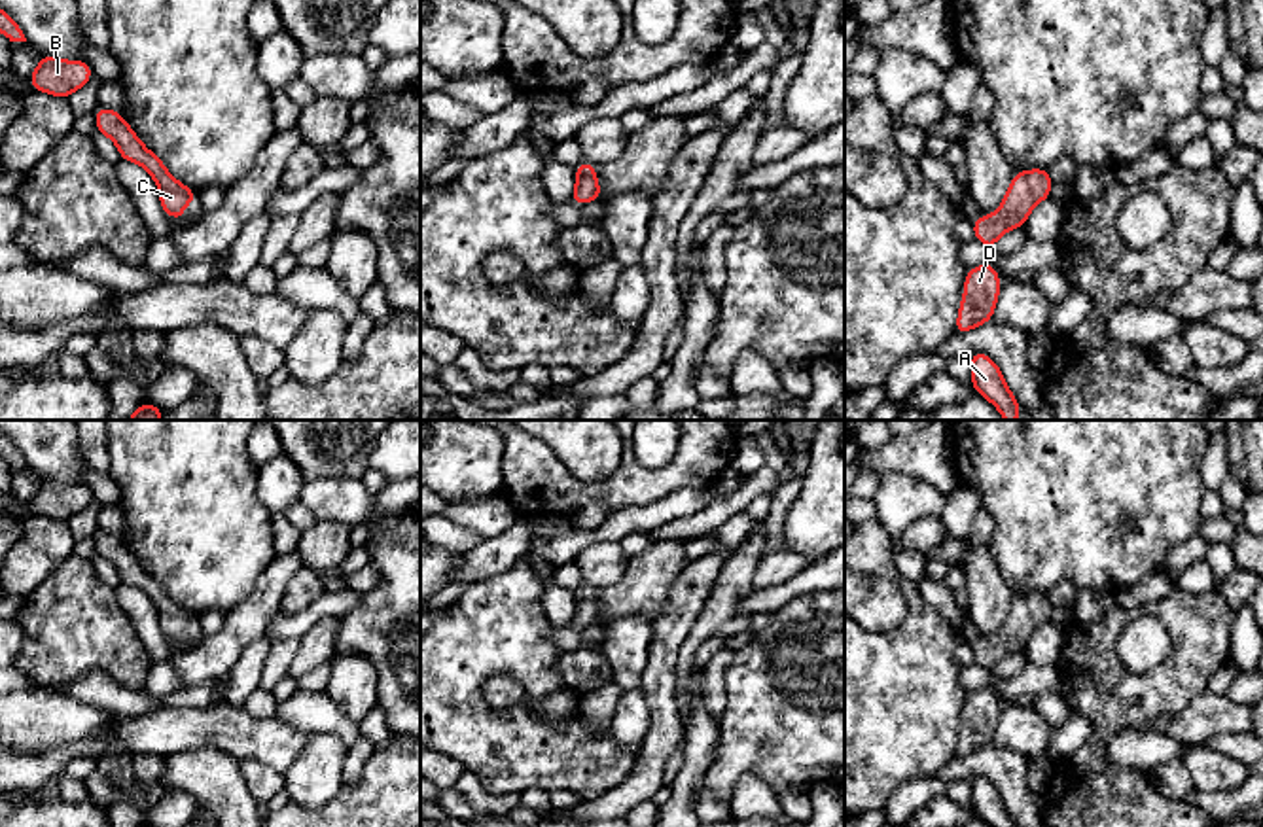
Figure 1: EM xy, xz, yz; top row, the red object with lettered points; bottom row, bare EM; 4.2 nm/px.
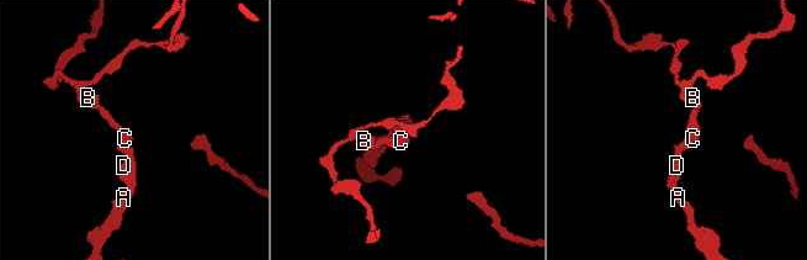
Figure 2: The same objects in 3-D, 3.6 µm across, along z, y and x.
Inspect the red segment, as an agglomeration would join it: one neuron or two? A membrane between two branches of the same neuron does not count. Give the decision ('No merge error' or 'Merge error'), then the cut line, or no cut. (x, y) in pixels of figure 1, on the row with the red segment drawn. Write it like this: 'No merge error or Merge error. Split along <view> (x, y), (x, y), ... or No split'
No merge error. No split

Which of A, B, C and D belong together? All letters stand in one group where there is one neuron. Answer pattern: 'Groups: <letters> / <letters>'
Groups: A B C D

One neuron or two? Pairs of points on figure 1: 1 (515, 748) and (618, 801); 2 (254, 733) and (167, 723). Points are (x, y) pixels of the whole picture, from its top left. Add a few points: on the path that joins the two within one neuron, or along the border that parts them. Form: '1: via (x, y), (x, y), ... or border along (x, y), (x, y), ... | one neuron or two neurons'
1: border along (635, 761), (633, 769), (614, 788), (582, 801) | two neurons
2: via (233, 731), (230, 727), (188, 727) | one neuron

